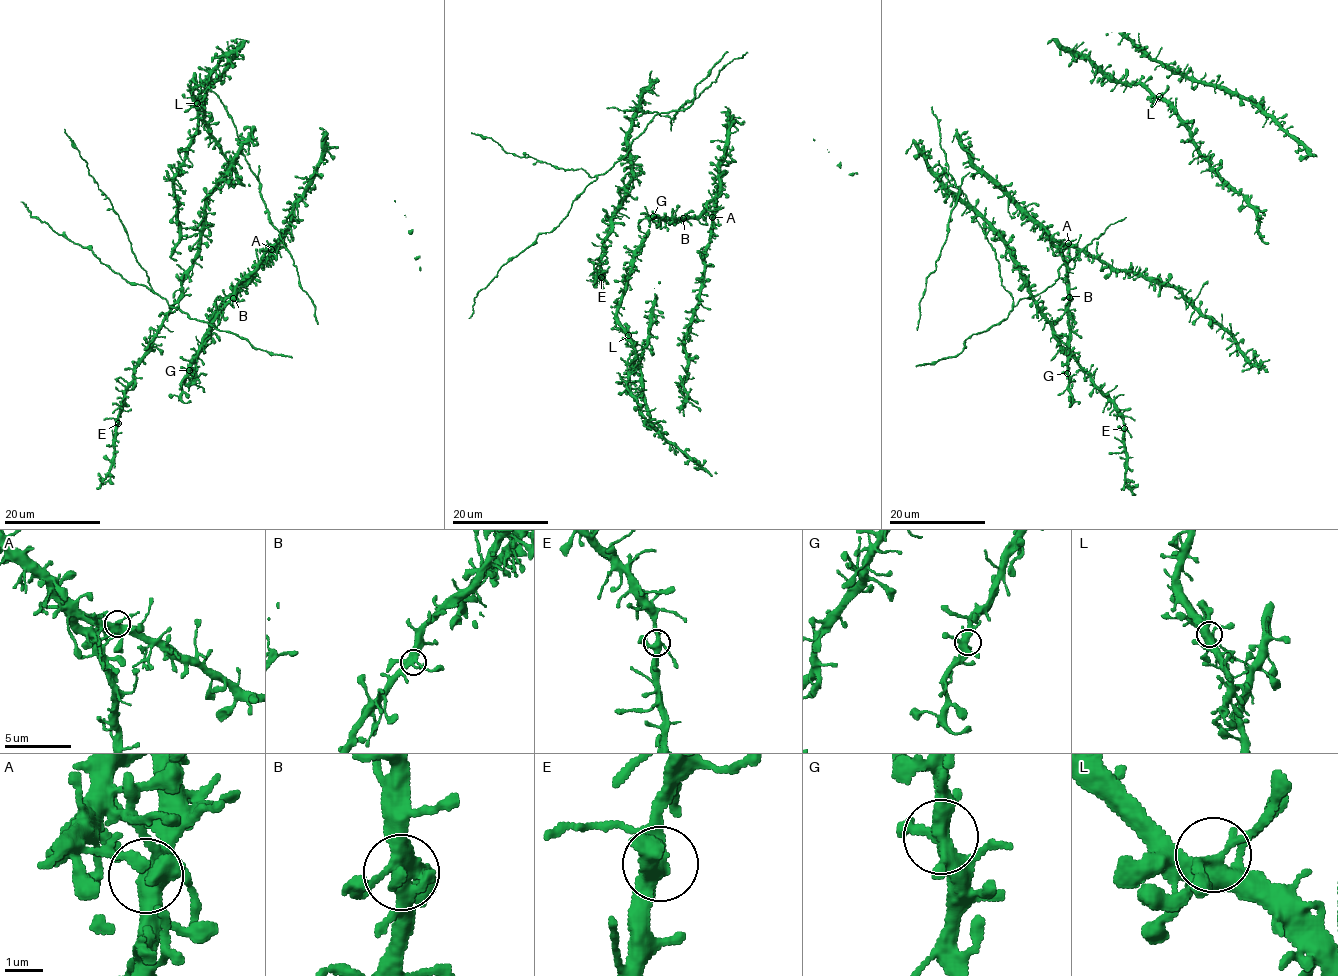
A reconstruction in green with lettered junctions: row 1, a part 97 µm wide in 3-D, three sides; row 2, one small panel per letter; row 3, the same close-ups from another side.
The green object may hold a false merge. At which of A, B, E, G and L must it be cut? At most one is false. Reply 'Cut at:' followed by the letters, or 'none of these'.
Cut at: none of these

